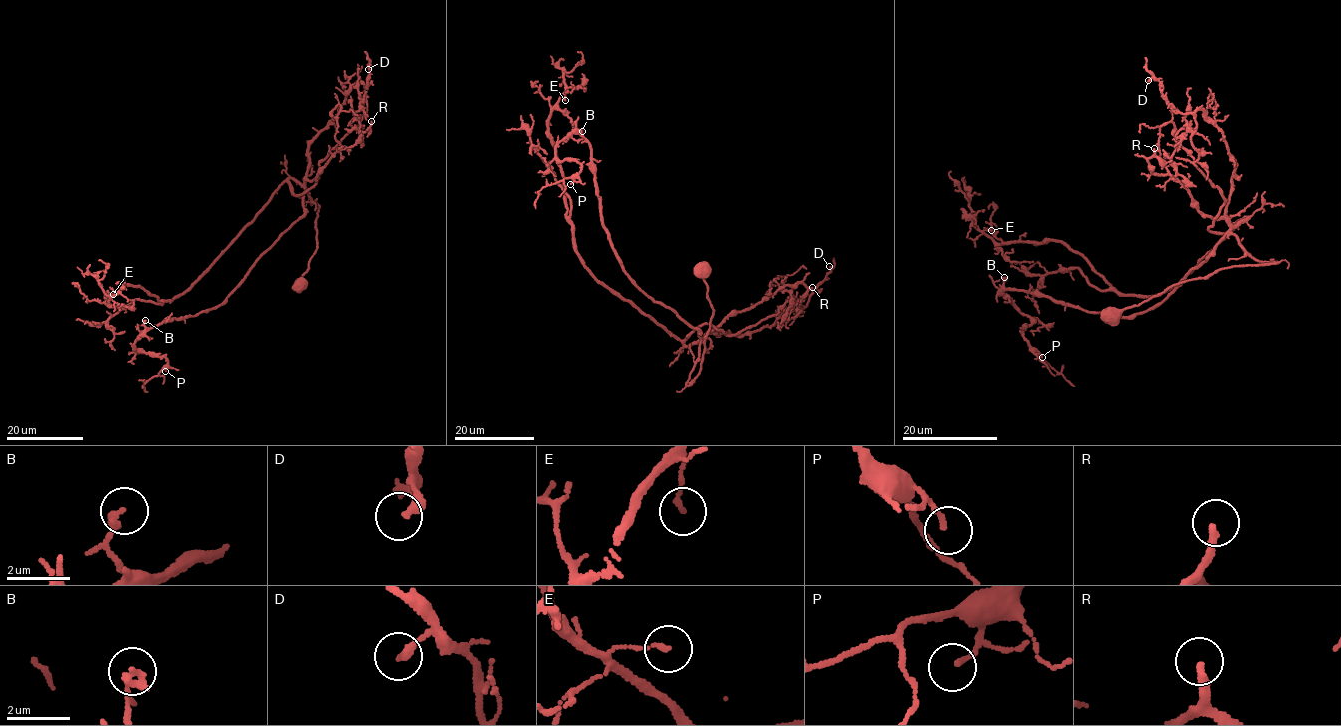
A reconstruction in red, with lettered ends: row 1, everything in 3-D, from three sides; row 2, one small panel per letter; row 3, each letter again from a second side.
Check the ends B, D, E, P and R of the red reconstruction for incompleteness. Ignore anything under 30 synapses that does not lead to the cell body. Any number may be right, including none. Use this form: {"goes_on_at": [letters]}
{"goes_on_at": ["R"]}

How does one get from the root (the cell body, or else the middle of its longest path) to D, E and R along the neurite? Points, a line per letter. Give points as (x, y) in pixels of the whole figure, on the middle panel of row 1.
D: (703, 268), (714, 312), (700, 373), (689, 383), (707, 334), (749, 334), (803, 308), (829, 266)
E: (703, 268), (714, 312), (689, 383), (700, 340), (668, 333), (577, 253), (548, 128), (565, 100)
R: (703, 268), (714, 312), (700, 373), (689, 383), (700, 340), (729, 315), (753, 308), (786, 285), (812, 287)

